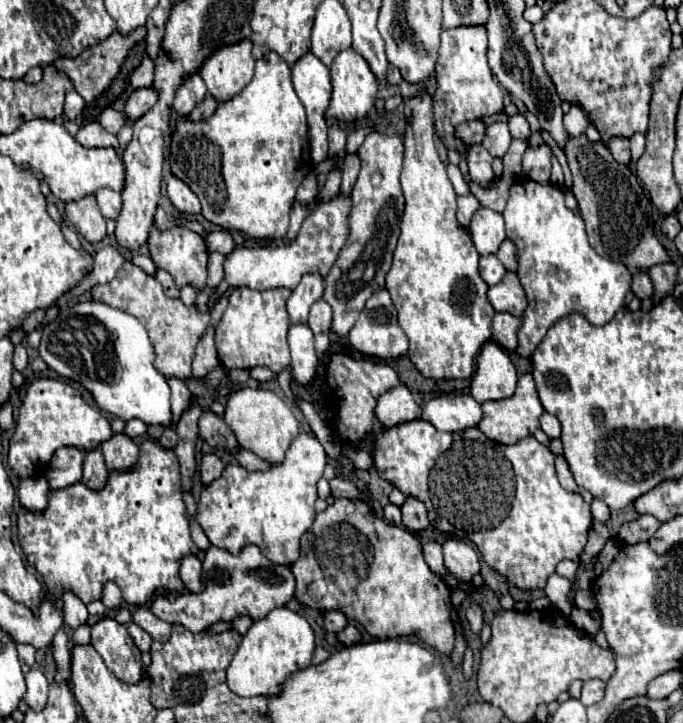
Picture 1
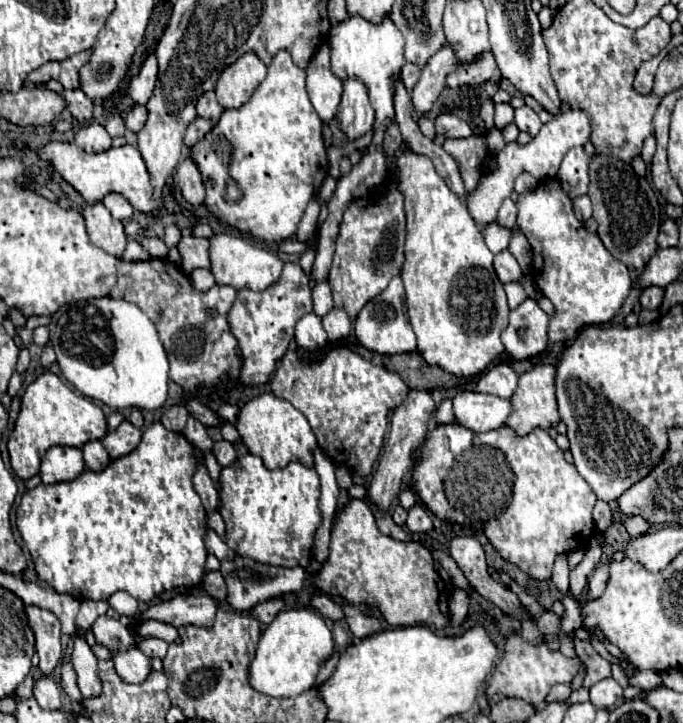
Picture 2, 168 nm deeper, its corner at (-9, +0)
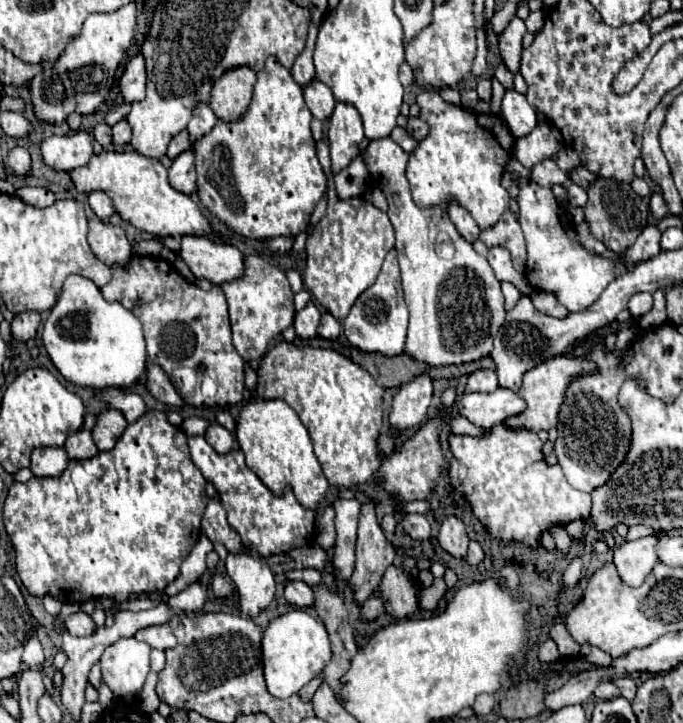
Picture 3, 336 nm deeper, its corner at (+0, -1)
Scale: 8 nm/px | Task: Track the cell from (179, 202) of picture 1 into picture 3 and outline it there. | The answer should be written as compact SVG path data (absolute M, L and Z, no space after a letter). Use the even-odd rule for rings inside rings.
M188 149L184 153L180 153L170 169L168 169L168 179L170 179L170 185L176 189L176 191L182 191L186 195L194 193L196 191L196 171L194 171L194 153Z

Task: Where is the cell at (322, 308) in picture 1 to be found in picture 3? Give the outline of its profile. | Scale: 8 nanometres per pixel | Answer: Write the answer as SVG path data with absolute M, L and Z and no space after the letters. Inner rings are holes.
M324 313L318 325L318 335L324 339L336 339L338 333L340 333L340 323L330 313Z

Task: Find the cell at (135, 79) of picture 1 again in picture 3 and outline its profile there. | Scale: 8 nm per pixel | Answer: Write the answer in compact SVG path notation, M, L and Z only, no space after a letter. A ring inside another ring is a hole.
M136 55L128 61L124 75L120 77L120 91L126 103L142 101L146 95L146 71L144 71L144 57Z

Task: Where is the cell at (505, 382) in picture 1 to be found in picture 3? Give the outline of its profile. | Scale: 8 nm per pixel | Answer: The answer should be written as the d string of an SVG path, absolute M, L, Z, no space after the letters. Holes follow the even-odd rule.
M478 369L468 377L466 383L466 391L482 391L482 393L490 393L498 389L498 377L492 369Z

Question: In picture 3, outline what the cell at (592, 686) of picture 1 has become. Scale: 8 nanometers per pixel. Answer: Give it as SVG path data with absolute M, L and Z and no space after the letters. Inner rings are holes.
M600 683L600 685L596 687L594 695L596 695L598 699L616 699L616 697L620 697L620 691L618 691L618 687L616 687L614 683Z

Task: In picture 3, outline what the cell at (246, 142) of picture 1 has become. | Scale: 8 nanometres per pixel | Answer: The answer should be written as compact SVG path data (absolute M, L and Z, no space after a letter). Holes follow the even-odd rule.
M268 57L266 67L258 73L254 95L248 113L236 123L218 121L216 127L194 143L196 173L198 173L198 197L212 215L224 221L230 229L244 237L268 239L268 237L290 237L306 231L310 215L318 201L326 193L326 175L316 157L316 141L310 131L312 113L308 111L300 85L294 83L290 71Z

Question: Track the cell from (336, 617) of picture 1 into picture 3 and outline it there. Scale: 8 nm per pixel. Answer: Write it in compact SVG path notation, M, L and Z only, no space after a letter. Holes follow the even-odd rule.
M290 581L284 589L284 597L296 607L310 607L314 603L314 591L304 581Z

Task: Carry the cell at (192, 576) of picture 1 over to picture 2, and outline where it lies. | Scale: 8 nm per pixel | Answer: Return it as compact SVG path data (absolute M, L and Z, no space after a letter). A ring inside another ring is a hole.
M211 570L211 572L205 572L205 576L203 576L203 590L205 590L209 596L213 596L213 598L223 600L225 594L227 594L223 576L221 576L219 572L213 572L213 570Z

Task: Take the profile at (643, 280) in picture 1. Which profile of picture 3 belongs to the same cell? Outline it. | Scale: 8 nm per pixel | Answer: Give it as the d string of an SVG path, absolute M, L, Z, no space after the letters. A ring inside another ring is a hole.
M634 293L632 297L630 297L630 301L628 301L628 311L632 313L632 317L642 317L642 315L646 315L646 311L650 311L650 307L652 307L652 295L650 293Z

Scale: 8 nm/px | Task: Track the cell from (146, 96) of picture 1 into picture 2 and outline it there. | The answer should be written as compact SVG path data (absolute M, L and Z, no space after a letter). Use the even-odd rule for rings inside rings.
M135 104L135 106L131 108L131 112L127 114L127 120L125 120L127 128L133 130L133 132L139 132L139 130L145 126L145 122L147 122L147 108Z

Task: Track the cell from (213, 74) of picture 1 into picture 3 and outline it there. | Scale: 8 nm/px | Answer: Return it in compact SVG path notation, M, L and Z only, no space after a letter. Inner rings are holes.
M236 67L228 71L212 87L210 109L226 123L242 119L242 115L248 111L254 83L256 73L250 67Z

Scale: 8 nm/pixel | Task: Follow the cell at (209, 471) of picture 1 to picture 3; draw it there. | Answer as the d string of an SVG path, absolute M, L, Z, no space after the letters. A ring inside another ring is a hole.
M210 421L210 427L206 429L206 441L218 451L218 453L228 453L230 449L232 449L232 445L234 445L234 437L232 437L232 433L226 429L226 427L222 427L222 425L218 425L216 421Z

